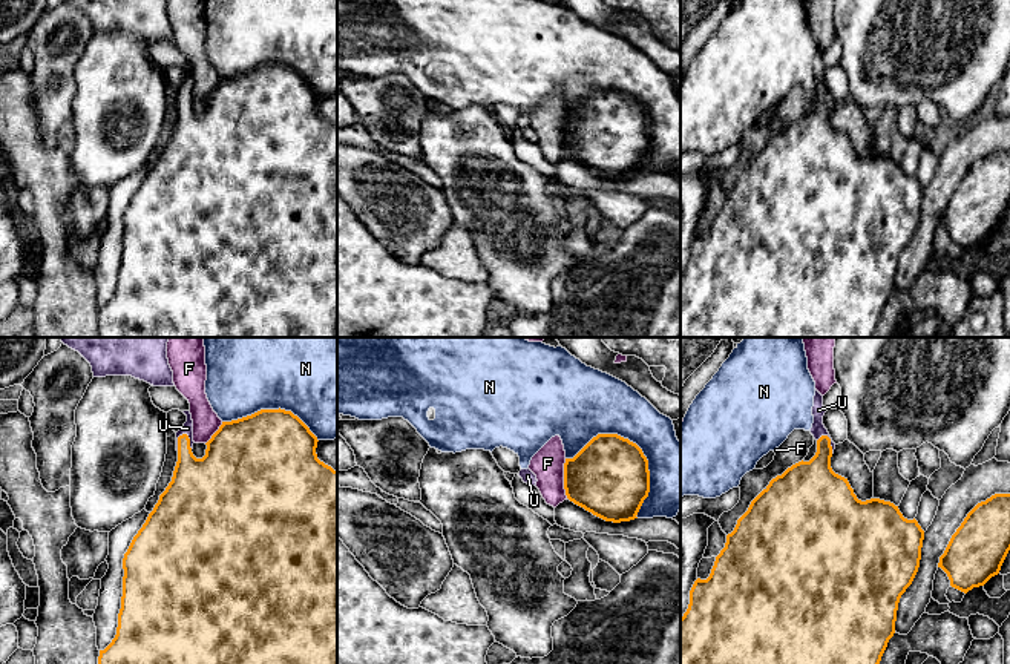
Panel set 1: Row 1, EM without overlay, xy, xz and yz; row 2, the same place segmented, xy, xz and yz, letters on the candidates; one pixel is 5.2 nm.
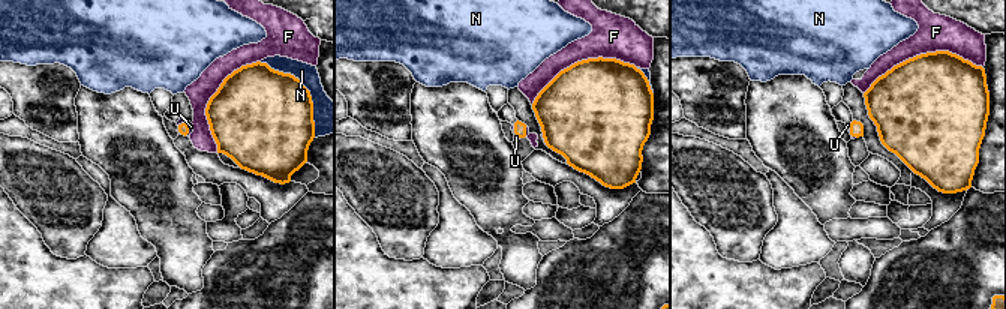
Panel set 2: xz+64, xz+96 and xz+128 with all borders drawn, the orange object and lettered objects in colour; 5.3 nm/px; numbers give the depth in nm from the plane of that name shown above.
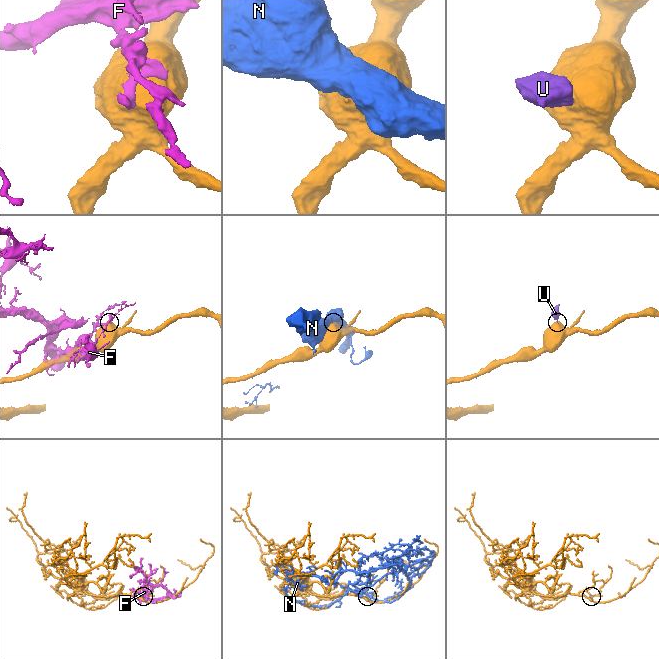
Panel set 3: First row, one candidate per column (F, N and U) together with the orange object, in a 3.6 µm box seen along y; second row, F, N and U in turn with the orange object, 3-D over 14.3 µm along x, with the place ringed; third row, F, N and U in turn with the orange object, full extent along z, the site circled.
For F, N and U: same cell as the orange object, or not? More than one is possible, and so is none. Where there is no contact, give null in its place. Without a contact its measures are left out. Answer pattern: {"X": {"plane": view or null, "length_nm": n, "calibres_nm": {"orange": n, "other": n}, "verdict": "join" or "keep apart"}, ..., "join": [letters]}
{"F": {"plane": "xz", "length_nm": 200, "calibres_nm": {"orange": 420, "other": 170}, "verdict": "keep apart"}, "N": {"plane": "xz", "length_nm": 500, "calibres_nm": {"orange": 420, "other": 300}, "verdict": "keep apart"}, "U": {"plane": "xy", "length_nm": 110, "calibres_nm": {"orange": 280, "other": 60}, "verdict": "join"}, "join": ["U"]}

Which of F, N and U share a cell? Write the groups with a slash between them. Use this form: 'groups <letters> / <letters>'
groups F / N / U

